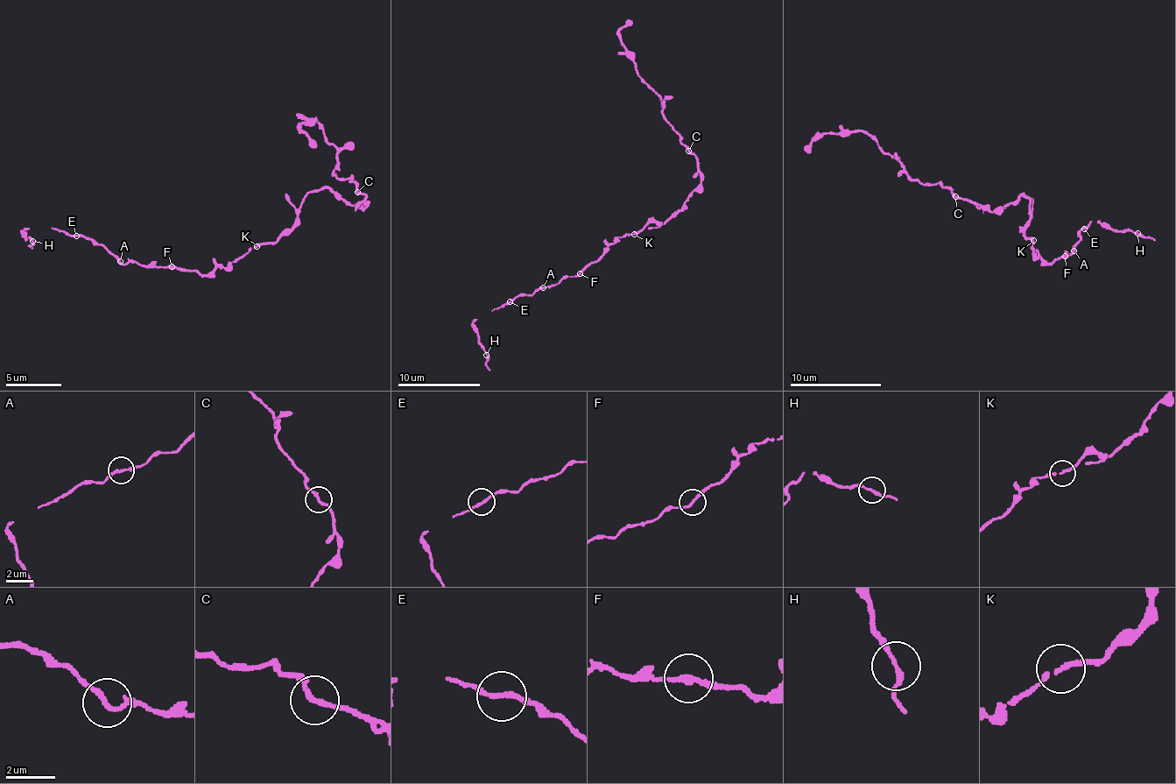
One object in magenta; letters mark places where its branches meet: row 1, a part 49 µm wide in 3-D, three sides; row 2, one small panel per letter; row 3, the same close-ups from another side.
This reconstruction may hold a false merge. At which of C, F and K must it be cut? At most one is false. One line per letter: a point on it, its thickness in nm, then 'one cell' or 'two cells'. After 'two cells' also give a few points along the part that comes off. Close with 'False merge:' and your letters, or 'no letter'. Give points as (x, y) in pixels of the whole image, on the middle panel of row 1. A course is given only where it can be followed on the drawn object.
C: (688, 151) | 190 nm | one cell
F: (580, 273) | 190 nm | one cell
K: (634, 234) | 180 nm | one cell
False merge: no letter

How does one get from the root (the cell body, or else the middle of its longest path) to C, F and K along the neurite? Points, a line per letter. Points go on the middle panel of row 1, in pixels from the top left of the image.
C: (658, 223), (663, 225), (683, 206), (690, 192), (700, 181), (697, 160), (688, 151)
F: (658, 223), (647, 222), (632, 235), (617, 237), (599, 258), (580, 272)
K: (658, 223), (647, 222), (634, 235)

